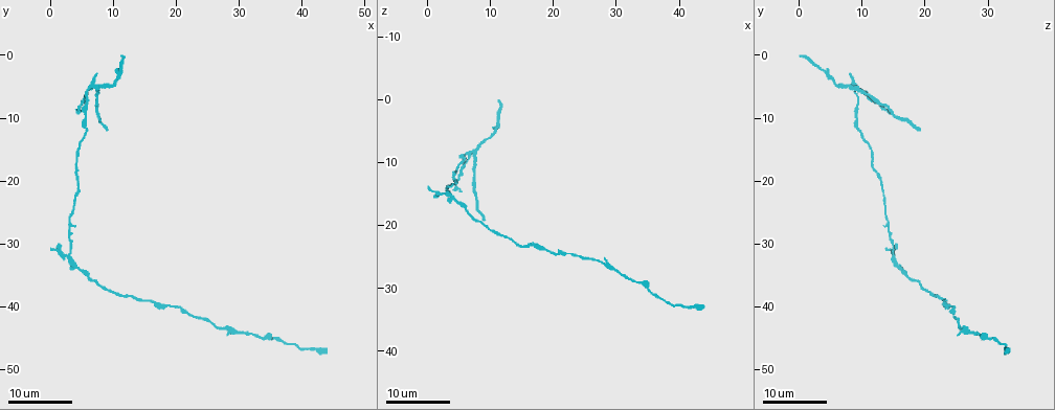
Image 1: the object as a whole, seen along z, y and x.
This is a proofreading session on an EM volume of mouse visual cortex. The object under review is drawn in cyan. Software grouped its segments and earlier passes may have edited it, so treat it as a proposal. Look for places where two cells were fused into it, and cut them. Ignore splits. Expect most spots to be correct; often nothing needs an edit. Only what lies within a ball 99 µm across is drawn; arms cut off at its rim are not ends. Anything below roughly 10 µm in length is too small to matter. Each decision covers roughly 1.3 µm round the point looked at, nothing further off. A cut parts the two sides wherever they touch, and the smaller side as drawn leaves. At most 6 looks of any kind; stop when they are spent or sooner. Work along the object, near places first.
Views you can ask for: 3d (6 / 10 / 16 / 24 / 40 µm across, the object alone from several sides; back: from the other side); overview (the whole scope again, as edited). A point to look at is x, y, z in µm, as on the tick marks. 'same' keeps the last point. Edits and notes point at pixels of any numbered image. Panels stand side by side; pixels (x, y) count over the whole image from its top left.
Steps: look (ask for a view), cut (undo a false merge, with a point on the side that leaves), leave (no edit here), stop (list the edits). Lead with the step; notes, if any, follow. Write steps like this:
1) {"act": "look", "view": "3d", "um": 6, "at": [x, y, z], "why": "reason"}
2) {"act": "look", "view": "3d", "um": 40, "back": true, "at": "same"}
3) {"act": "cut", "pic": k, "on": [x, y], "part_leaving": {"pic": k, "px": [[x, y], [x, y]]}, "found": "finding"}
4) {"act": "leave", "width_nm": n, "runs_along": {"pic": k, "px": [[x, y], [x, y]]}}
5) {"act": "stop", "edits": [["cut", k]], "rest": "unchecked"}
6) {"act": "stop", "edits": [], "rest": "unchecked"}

{"act": "look", "view": "3d", "um": 16, "at": [6.0, 9.5, 9.0], "why": "a narrow waist"}

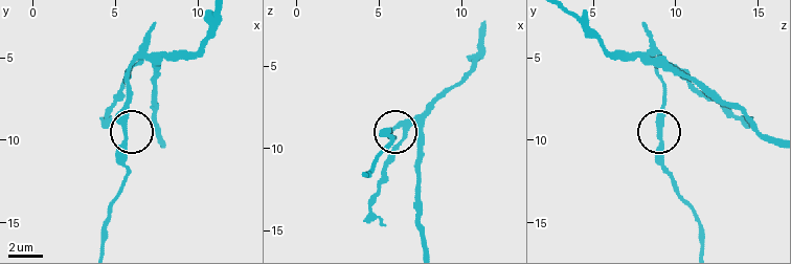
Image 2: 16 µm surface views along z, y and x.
{"act": "look", "view": "3d", "um": 6, "at": [5.5, 9.7, 9.2], "why": "zoom in"}

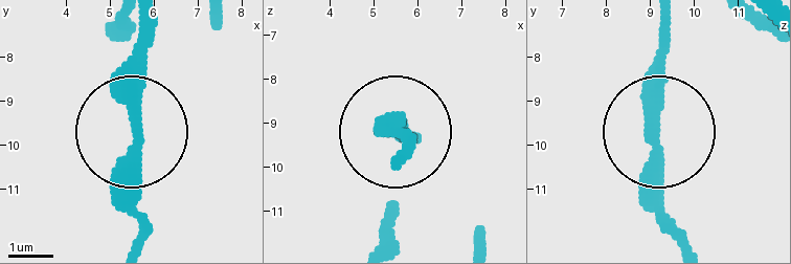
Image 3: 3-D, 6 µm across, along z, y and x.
{"act": "leave", "runs_along": {"pic": 3, "px": [[139, 240], [132, 60], [142, 26]]}, "found": "continuous, no second cell"}

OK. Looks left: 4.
{"act": "look", "view": "3d", "um": 24, "at": [6.0, 5.0, 9.0], "why": "four arms meet"}

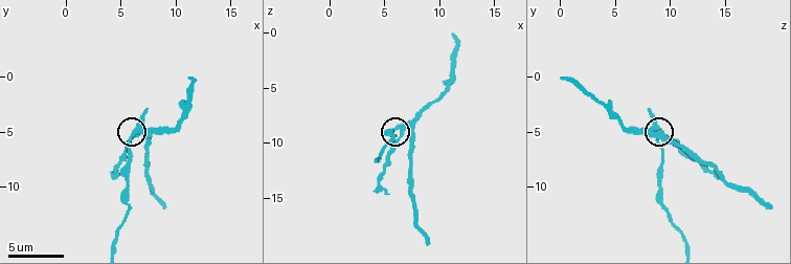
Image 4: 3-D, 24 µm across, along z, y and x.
{"act": "look", "view": "3d", "um": 10, "at": [6.4, 5.0, 8.6]}

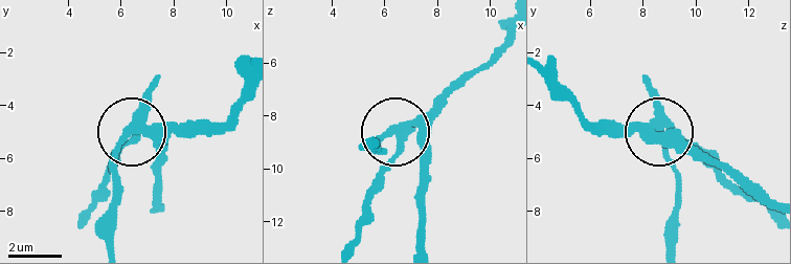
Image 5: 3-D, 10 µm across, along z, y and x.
{"act": "cut", "pic": 5, "on": [171, 133], "width_nm": 270, "part_leaving": {"pic": 5, "px": [[137, 127], [155, 145], [155, 203]]}, "found": "a second cell is stuck on"}

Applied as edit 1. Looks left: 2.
{"act": "stop", "edits": [["cut", 5]], "rest": "unchecked"}

